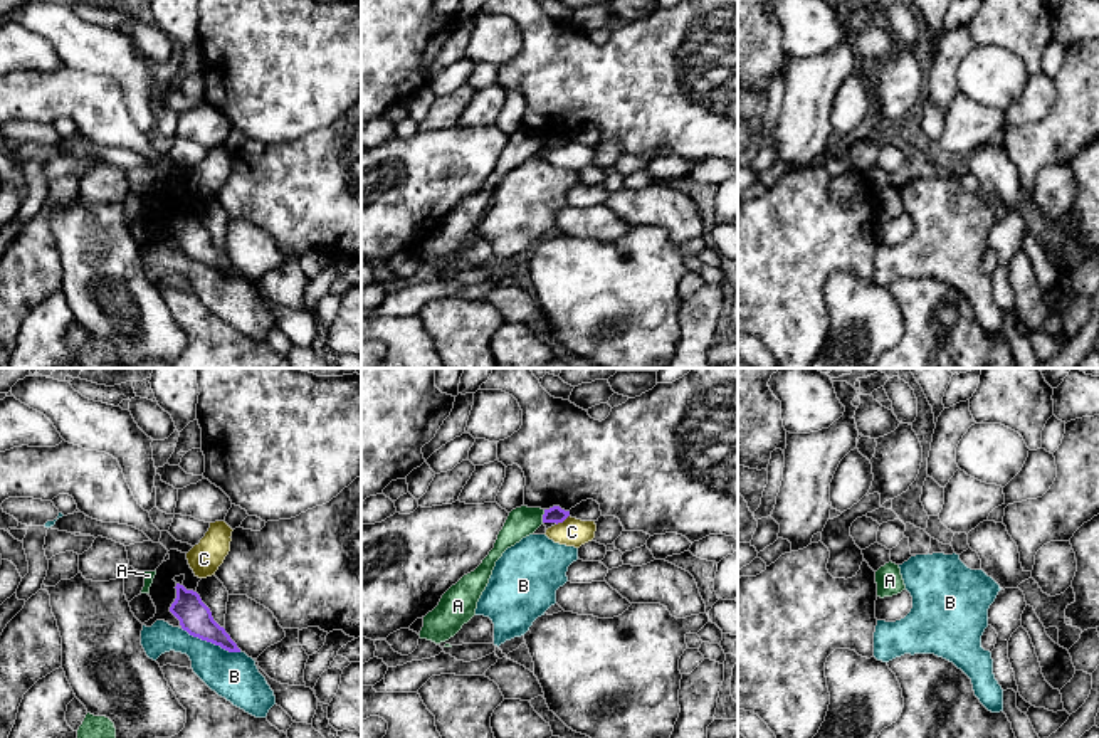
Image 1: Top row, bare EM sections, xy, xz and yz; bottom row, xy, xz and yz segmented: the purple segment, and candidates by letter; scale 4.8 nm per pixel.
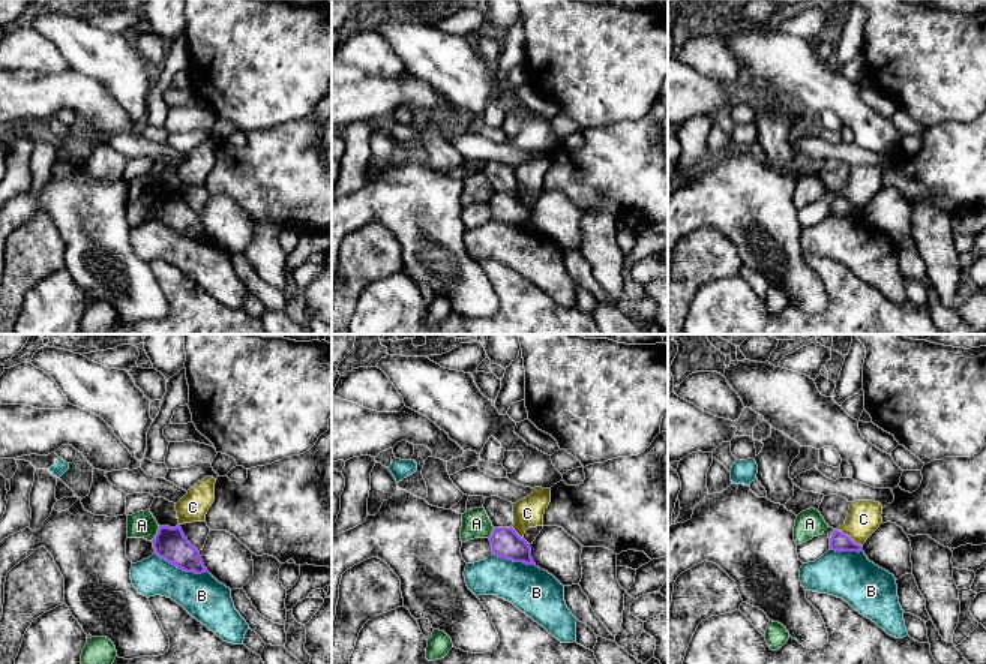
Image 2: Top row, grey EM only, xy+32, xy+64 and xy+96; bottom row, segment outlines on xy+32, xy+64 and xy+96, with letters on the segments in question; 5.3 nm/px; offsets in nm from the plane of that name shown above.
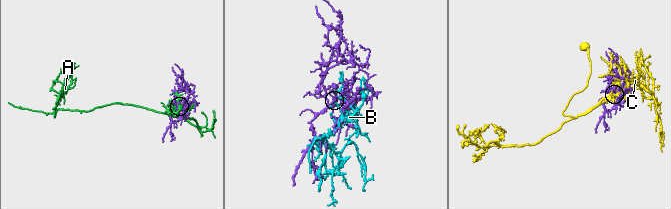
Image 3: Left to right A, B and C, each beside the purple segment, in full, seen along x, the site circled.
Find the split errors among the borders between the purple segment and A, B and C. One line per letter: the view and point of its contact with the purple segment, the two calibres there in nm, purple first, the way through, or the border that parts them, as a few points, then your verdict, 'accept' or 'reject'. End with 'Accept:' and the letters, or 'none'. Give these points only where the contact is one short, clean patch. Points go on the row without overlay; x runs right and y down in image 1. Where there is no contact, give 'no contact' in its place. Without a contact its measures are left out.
A: xz (543, 140) | 80/140 nm | reject
B: xy (212, 266) | 160/220 nm | reject
C: xz (562, 145) | 80/140 nm | reject
Accept: none

